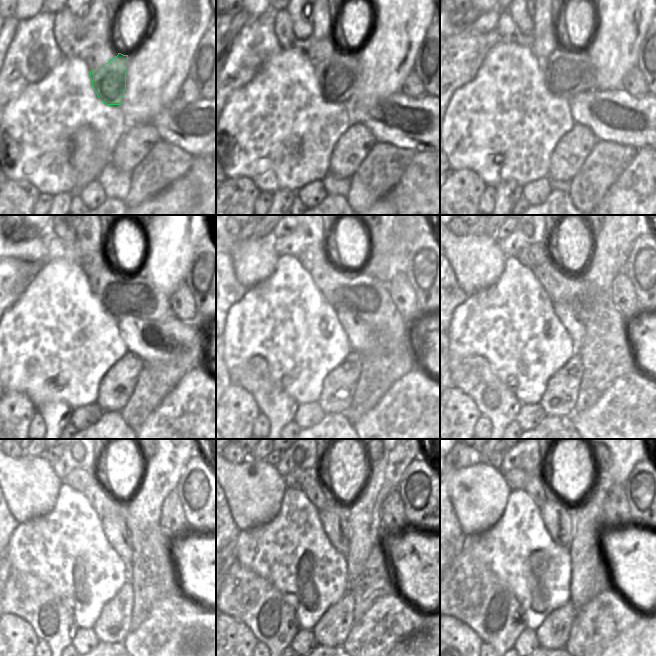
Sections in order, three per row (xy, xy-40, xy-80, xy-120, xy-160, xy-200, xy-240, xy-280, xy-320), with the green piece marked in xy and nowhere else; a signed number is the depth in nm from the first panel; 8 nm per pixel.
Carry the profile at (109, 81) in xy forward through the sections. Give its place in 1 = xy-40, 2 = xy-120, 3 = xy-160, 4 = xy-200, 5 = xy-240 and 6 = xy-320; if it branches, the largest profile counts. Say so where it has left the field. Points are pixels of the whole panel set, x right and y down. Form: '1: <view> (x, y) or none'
1: xy-40 (336, 75)
2: xy-120 (120, 295)
3: xy-160 (361, 292)
4: xy-200 (563, 287)
5: xy-240 (105, 504)
6: xy-320 (536, 487)

